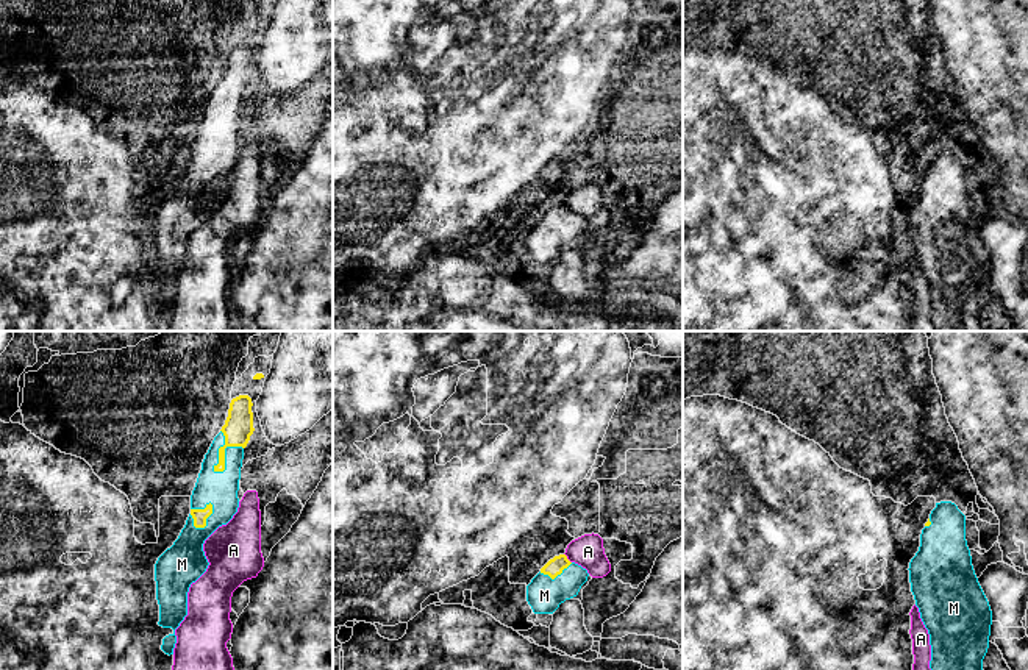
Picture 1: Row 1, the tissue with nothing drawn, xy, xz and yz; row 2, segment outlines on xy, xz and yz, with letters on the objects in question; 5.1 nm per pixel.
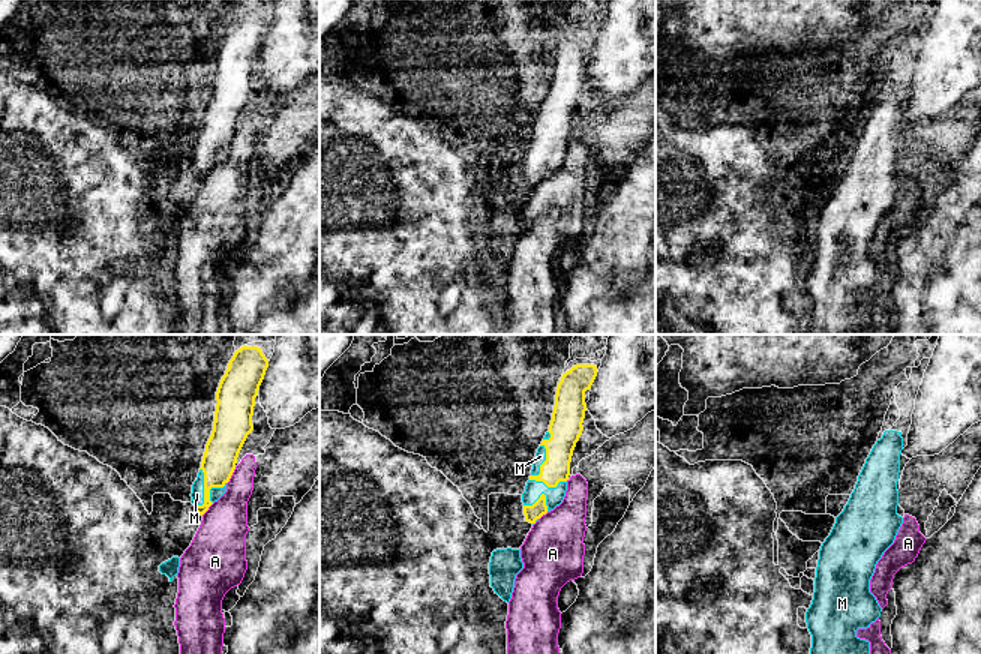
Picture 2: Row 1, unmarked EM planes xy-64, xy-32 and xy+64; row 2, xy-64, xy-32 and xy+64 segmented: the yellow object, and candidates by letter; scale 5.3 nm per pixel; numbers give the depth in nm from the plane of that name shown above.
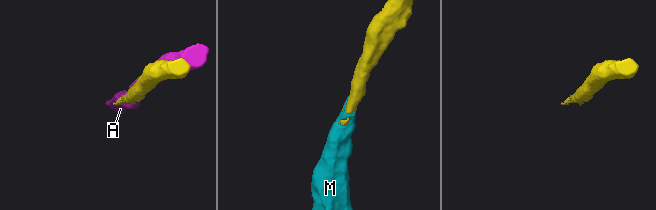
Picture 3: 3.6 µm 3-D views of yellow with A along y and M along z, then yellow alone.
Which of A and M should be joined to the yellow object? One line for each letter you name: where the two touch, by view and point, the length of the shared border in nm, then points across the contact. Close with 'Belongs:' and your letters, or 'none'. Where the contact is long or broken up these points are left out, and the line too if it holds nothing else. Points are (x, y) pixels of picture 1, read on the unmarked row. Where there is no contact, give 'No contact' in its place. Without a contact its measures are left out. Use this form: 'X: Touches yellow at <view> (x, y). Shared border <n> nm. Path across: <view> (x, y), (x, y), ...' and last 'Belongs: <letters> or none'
M: Touches yellow at xy (219, 102). Shared border 220 nm
Belongs: M

